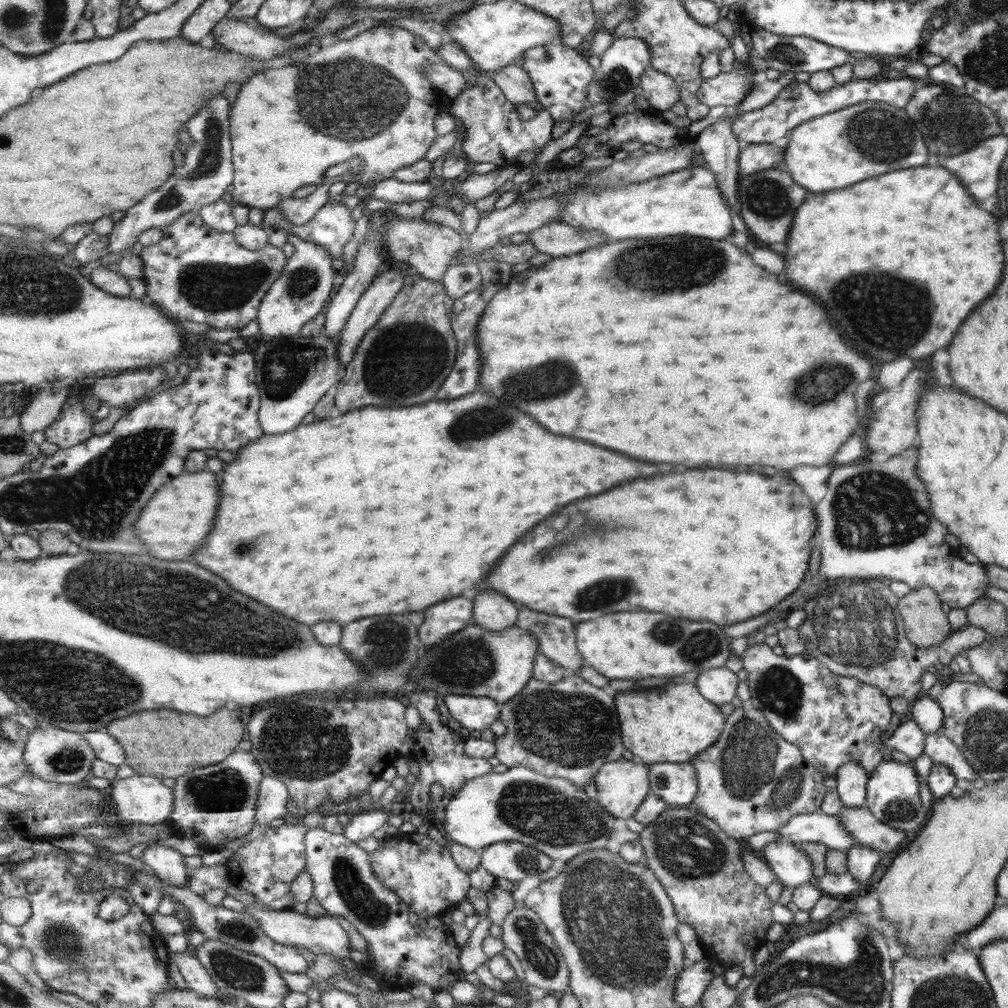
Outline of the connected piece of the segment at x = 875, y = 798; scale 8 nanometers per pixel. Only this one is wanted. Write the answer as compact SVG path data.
M879 762L868 774L864 807L883 825L915 836L924 827L929 815L929 808L920 805L918 781L911 763Z

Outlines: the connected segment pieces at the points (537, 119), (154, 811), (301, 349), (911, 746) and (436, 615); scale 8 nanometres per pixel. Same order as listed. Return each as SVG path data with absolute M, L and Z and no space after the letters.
M485 73L471 75L471 83L467 85L464 92L457 98L448 101L449 104L452 104L452 107L448 110L449 114L456 120L460 120L462 126L464 126L465 135L461 147L459 147L461 155L468 158L472 164L492 162L497 165L498 168L506 164L518 166L517 156L519 156L521 152L533 151L535 160L541 154L544 146L553 140L551 132L553 132L553 123L555 120L552 114L547 109L535 105L534 107L537 109L536 115L529 121L523 120L523 118L519 116L519 112L517 112L516 104L513 104L513 102L505 96L504 90L501 90L501 87L493 80L493 77Z
M137 772L130 777L117 779L113 783L111 797L116 803L117 814L122 823L139 825L167 824L175 808L176 799L173 789L165 786L160 778Z
M318 337L313 348L311 342L297 344L291 338L277 338L261 348L255 348L256 383L260 386L260 423L265 435L283 434L295 430L303 418L314 412L328 390L335 388L342 379L345 364L340 362L339 337Z
M903 719L891 735L883 738L882 743L911 761L924 753L924 734L910 719Z
M451 598L425 610L424 622L420 625L422 646L427 649L439 645L447 636L461 632L474 620L473 600Z

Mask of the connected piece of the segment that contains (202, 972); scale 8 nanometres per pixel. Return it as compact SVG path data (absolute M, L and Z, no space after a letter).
M185 951L182 953L171 953L171 959L177 965L179 972L189 988L207 997L215 997L221 992L218 986L211 979L211 975L203 962L196 956L189 956Z

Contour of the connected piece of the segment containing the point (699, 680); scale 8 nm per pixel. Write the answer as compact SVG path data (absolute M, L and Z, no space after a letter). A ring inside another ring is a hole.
M726 667L705 670L692 679L701 695L719 706L729 703L736 696L736 674Z

